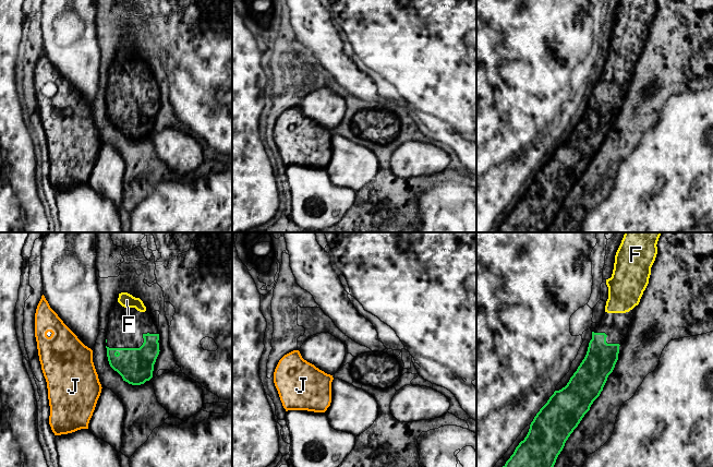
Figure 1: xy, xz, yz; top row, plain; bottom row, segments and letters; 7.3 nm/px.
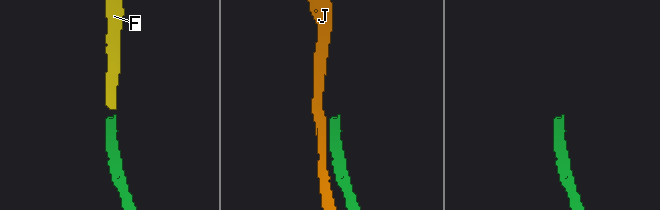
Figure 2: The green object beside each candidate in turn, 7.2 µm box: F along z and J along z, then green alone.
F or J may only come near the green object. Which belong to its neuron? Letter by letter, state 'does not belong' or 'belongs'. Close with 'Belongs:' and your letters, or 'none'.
F: belongs
J: does not belong
Belongs: F

